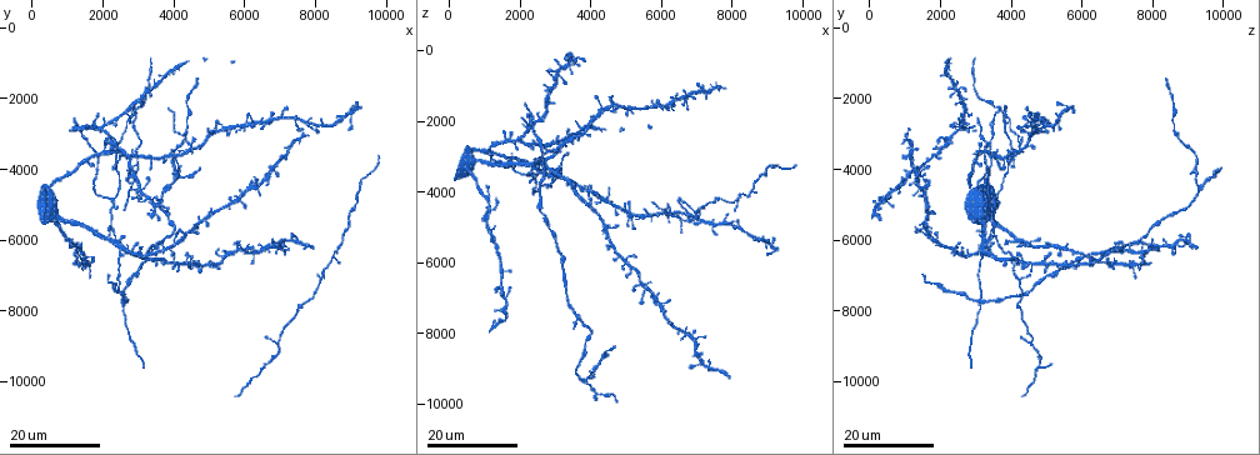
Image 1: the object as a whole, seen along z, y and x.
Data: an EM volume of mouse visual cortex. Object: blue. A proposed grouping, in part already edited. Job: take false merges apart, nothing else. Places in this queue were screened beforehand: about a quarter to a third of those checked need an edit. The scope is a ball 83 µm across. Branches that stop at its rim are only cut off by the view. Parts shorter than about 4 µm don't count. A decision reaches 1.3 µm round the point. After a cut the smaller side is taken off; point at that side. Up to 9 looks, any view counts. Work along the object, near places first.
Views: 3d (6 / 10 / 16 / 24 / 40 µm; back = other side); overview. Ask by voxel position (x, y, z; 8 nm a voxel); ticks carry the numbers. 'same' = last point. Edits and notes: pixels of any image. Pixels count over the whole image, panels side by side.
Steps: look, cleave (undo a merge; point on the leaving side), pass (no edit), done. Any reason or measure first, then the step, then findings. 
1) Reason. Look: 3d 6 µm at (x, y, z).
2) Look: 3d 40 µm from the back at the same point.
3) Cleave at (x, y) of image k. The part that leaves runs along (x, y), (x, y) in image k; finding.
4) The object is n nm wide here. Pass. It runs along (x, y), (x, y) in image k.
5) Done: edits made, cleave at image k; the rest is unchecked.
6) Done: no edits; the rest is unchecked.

Three arms meet. Look: 3d 16 µm at (2900, 2300, 3600).

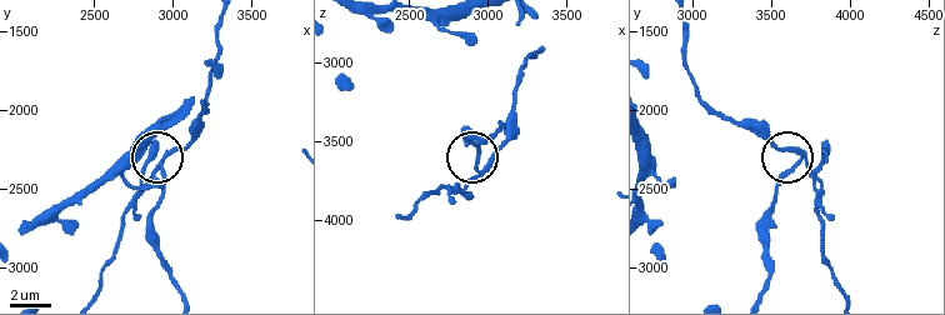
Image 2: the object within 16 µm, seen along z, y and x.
Look: 3d 6 µm at (2940, 2340, 3680).

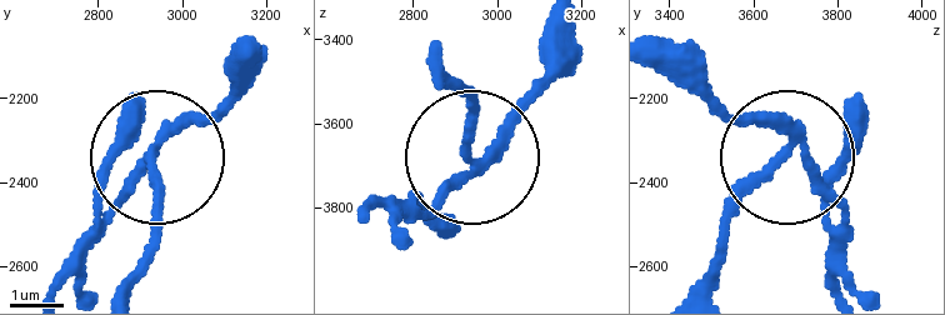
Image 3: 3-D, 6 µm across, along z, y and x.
Cleave at (158, 206) of image 3. The part that leaves runs along (154, 140), (154, 244), (136, 284) in image 3; a second neuron is stuck on.

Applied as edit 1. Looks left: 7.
Look: overview.

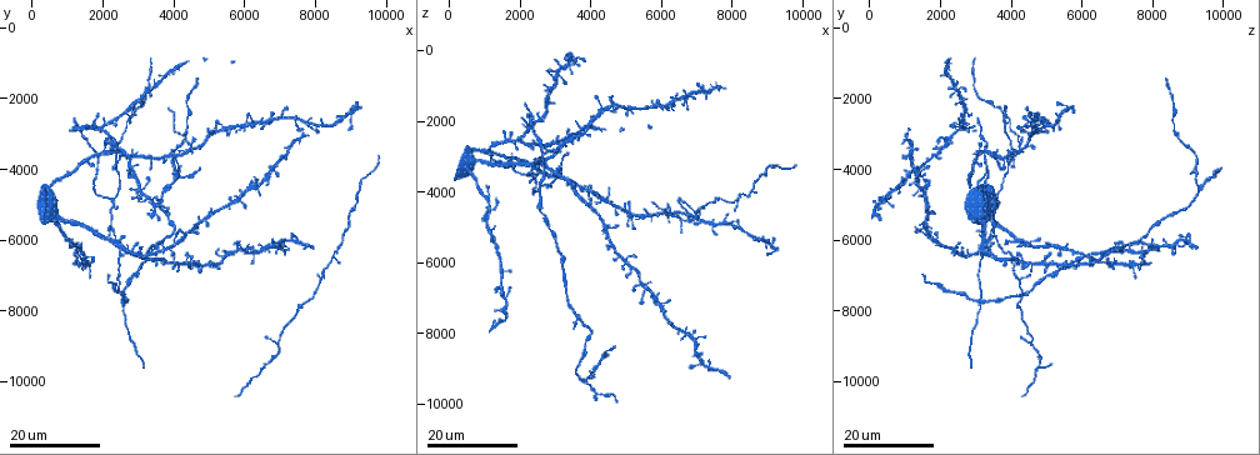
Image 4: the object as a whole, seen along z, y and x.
Looks like a crossing. Look: 3d 16 µm at (4400, 3400, 4300).

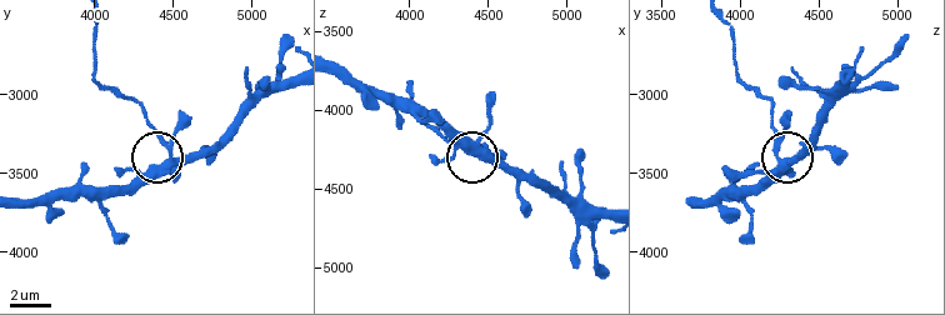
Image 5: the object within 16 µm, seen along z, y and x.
Zoom in. Look: 3d 6 µm at (4480, 3420, 4280).

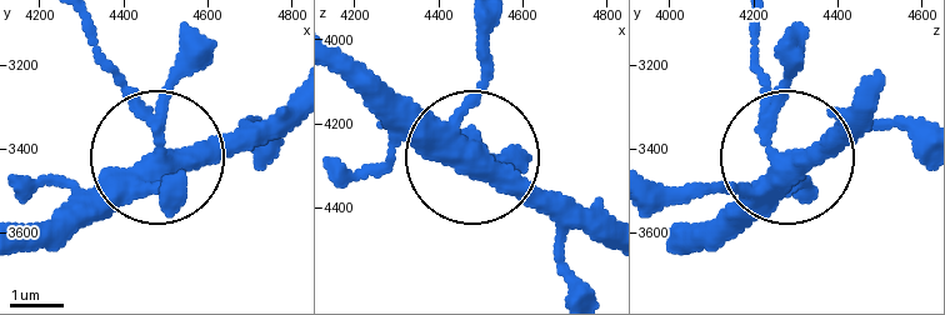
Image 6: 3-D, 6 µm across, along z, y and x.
The side arm is 13 µm long. Cleave at (183, 69) of image 6. The part that leaves runs along (153, 135), (95, 31) in image 6; two neurons meet here.

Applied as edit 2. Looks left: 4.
Look: overview.

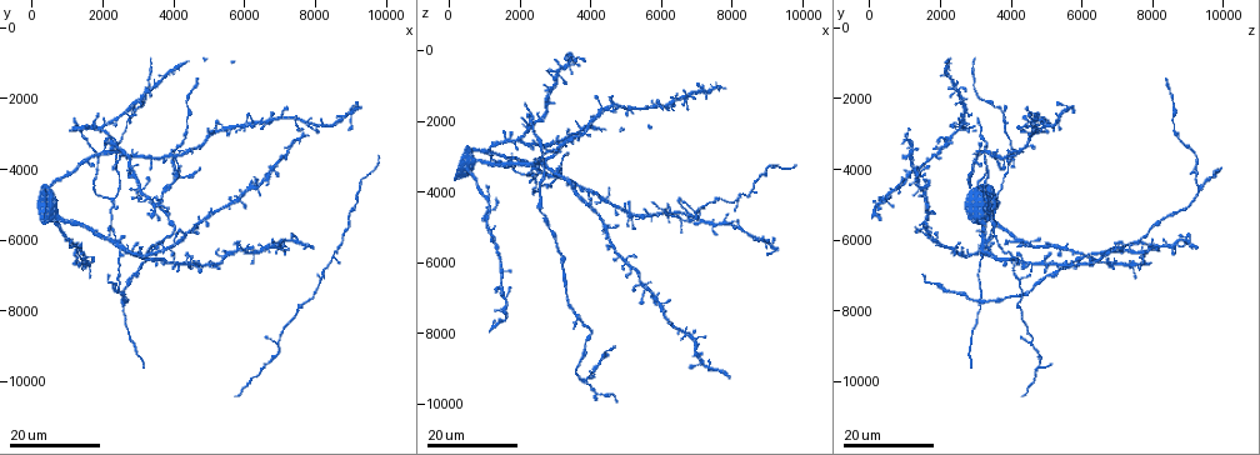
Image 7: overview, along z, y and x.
Look: 3d 24 µm at (2300, 4800, 3500).

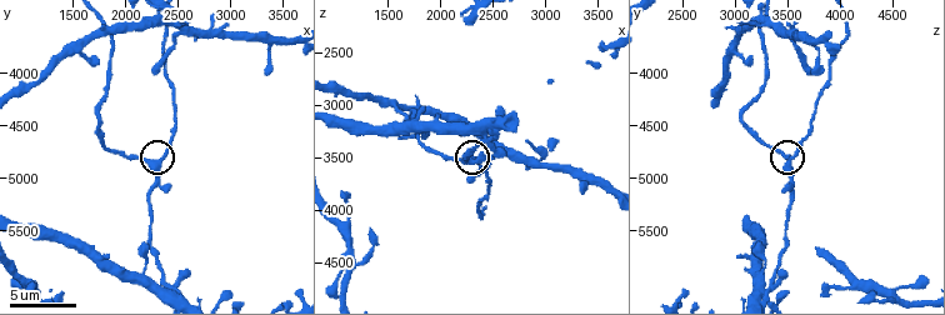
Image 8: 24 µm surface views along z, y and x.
Look: 3d 6 µm at (2300, 4840, 3500).

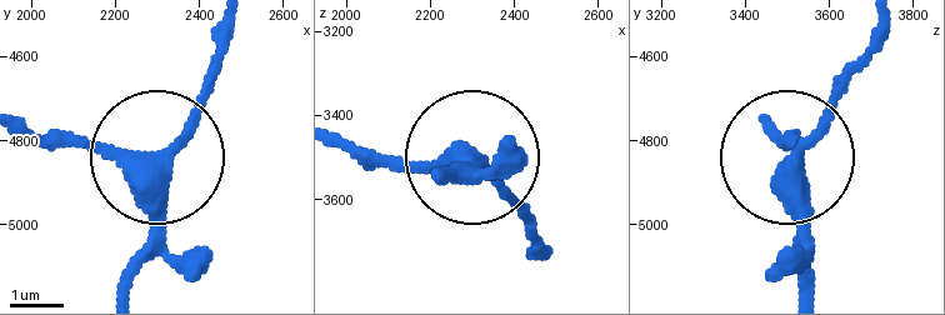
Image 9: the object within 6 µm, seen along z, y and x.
The side arm is 42 µm long. Pass. It runs along (796, 283), (791, 161), (859, 71) in image 9; one neuron here.

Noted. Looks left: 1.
Done: edits made, cleave at image 3, cleave at image 6; the rest is unchecked.

